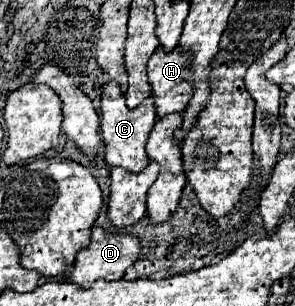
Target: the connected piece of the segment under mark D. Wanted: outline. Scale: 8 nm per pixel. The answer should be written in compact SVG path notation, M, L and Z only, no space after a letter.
M100 225L92 227L92 241L88 249L82 249L76 257L76 263L72 265L72 273L66 275L70 283L82 285L88 289L96 279L106 279L106 281L118 281L124 277L124 271L138 259L140 255L140 241L136 235L130 233L112 233L102 229Z

